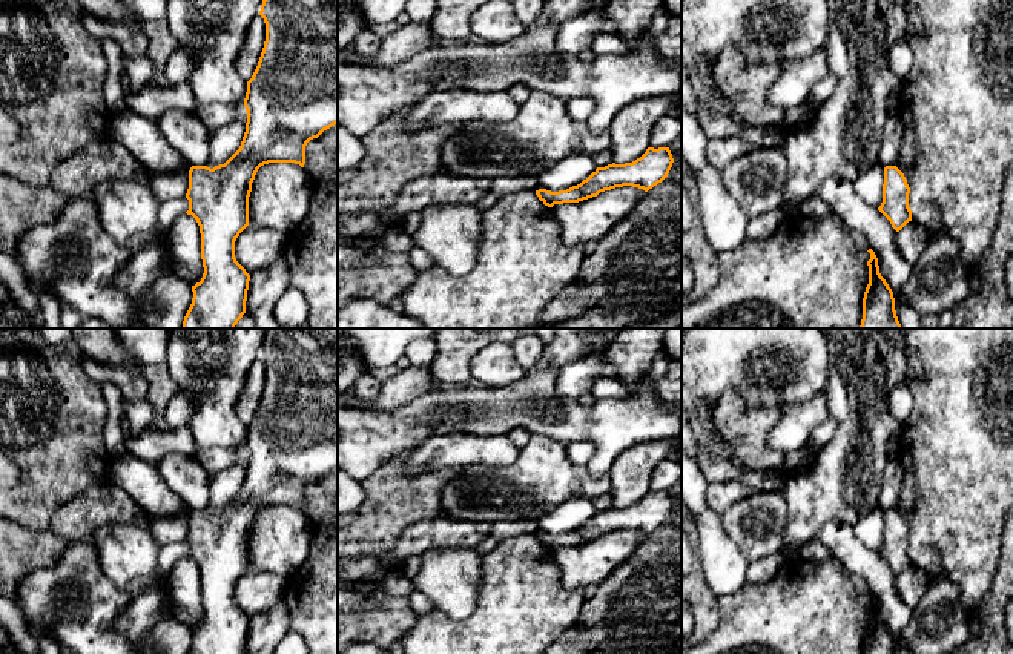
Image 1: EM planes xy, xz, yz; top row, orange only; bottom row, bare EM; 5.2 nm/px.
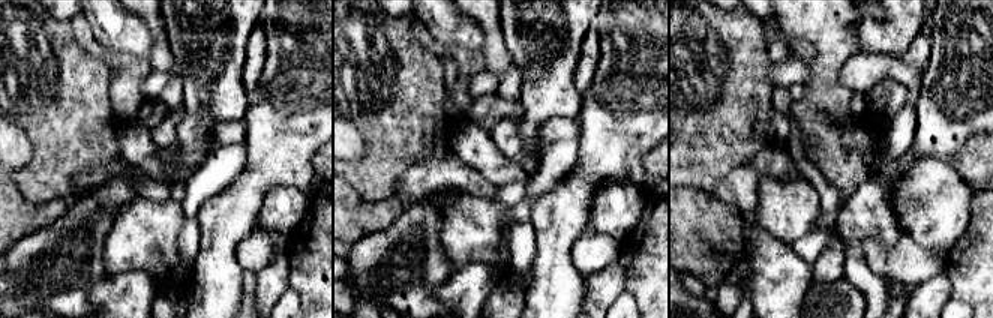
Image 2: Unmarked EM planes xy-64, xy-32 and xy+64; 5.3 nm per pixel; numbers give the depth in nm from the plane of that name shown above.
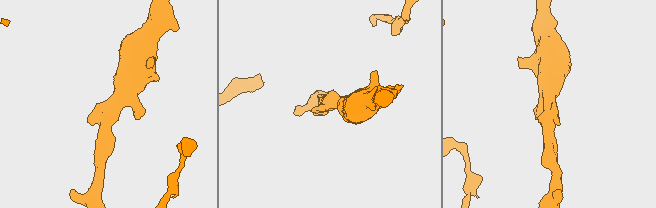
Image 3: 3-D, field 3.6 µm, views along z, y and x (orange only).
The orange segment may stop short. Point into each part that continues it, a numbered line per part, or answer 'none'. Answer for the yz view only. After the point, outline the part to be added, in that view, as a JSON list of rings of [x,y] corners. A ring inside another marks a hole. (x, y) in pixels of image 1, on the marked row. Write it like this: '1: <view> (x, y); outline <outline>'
1: yz (892, 131); outline [[[887,115],[887,120],[883,126],[883,140],[878,157],[878,163],[884,167],[895,164],[901,147],[902,132],[904,124],[899,115]]]

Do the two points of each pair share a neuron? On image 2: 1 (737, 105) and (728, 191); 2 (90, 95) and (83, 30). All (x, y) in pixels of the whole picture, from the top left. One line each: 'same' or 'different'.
1: different
2: different

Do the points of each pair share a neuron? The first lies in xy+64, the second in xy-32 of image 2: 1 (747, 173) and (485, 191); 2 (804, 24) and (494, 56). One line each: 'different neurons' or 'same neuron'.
1: same neuron
2: same neuron

